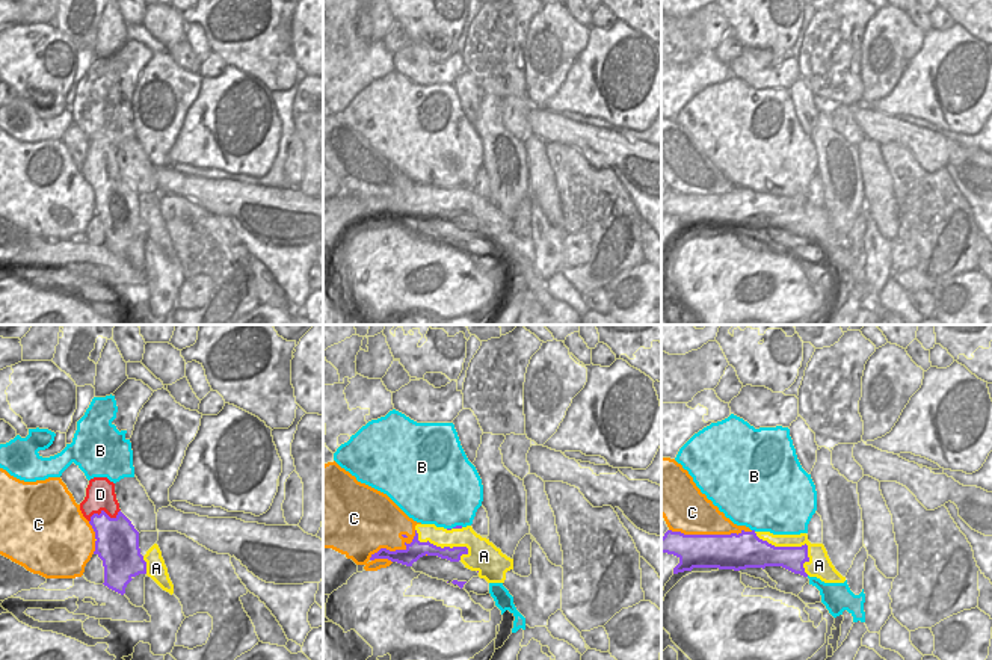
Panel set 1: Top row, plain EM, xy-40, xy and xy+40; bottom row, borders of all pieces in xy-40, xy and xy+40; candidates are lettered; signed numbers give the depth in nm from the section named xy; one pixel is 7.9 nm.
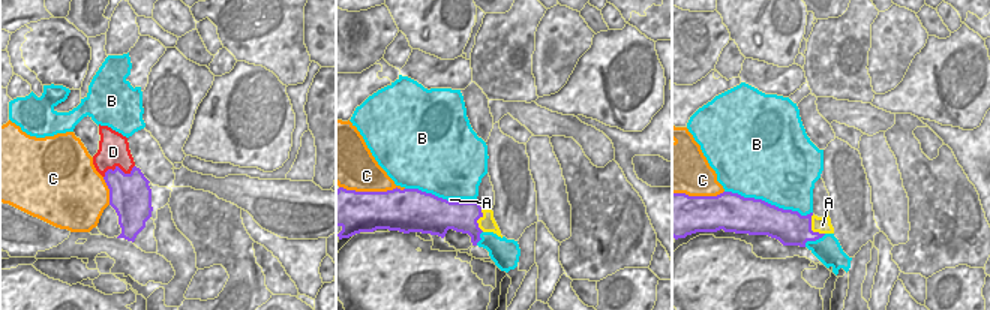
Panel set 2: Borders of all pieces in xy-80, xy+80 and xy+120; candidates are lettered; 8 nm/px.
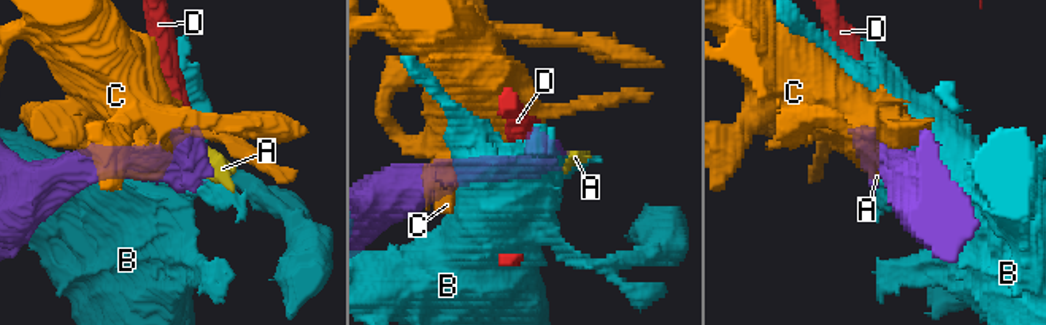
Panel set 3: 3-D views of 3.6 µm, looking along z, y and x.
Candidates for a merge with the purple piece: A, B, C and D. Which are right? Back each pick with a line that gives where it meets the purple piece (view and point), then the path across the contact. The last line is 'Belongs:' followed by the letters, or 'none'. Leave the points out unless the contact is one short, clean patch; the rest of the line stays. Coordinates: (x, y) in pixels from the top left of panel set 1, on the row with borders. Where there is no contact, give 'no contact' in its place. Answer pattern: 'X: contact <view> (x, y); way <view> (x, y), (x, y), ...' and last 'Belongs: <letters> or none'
Belongs: none

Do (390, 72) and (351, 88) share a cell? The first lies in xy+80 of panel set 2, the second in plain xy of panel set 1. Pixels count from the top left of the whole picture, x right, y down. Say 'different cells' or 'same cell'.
different cells

